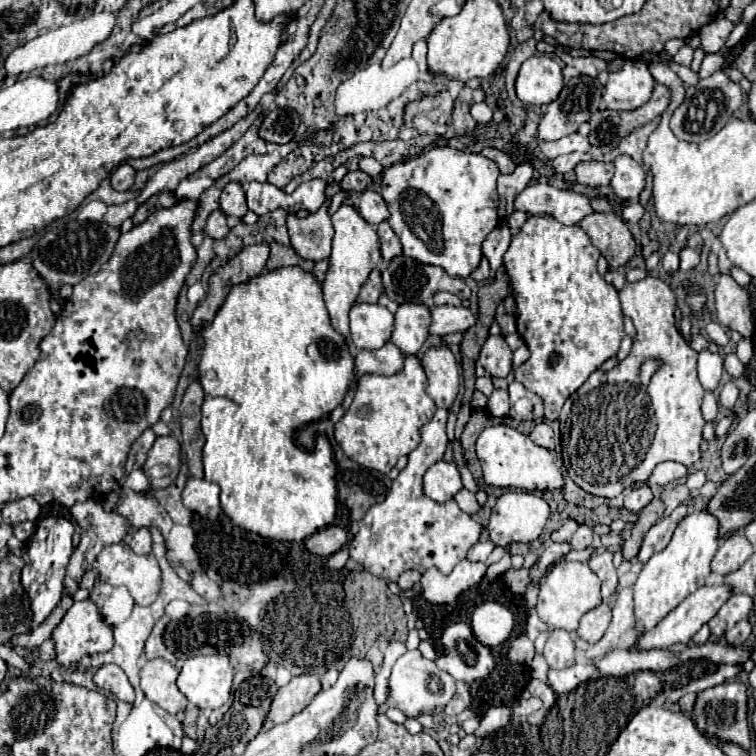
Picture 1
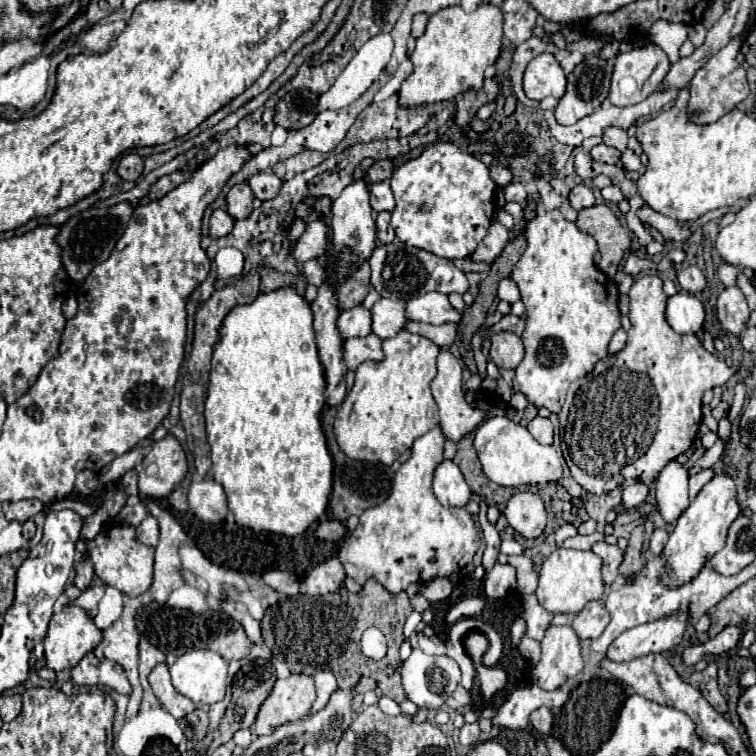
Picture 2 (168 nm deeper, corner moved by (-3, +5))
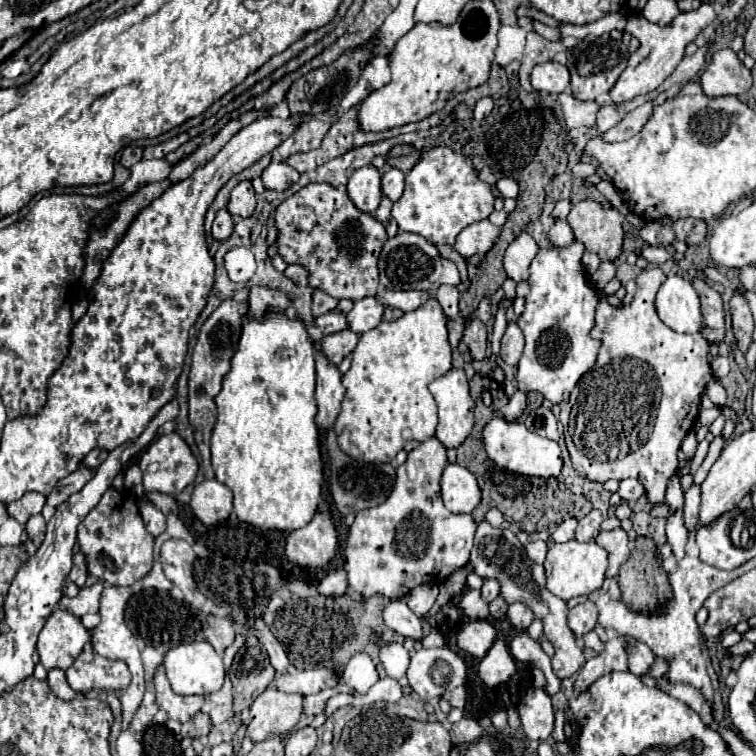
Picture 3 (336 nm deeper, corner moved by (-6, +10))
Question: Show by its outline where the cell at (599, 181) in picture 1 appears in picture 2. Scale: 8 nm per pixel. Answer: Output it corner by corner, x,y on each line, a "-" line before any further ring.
596,145
590,151
594,161
602,161
602,163
612,163
618,165
620,163
620,151
616,151
616,147
608,147
608,145

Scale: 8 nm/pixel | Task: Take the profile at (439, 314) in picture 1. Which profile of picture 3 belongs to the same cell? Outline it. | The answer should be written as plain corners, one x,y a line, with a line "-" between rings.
385,290
383,294
377,296
383,304
391,306
391,308
399,308
403,312
413,312
419,306
423,306
431,294
429,292
395,292
395,290

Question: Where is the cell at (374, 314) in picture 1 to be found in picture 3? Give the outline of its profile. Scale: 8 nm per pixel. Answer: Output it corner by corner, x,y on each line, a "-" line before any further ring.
329,312
329,314
323,314
323,316
315,318
315,322
317,322
317,326
323,334
335,334
335,332
341,332
341,330
349,328
345,312

